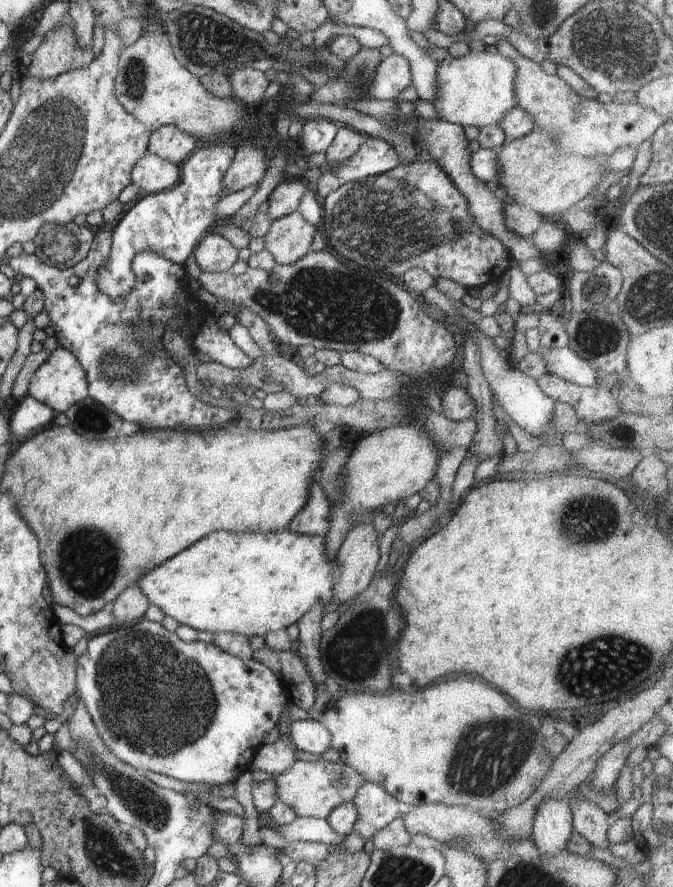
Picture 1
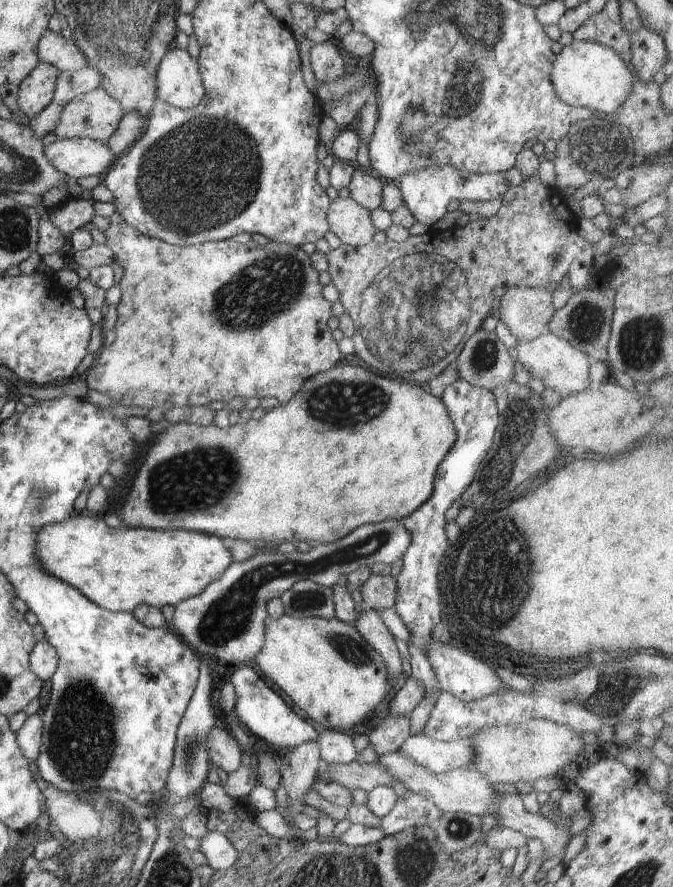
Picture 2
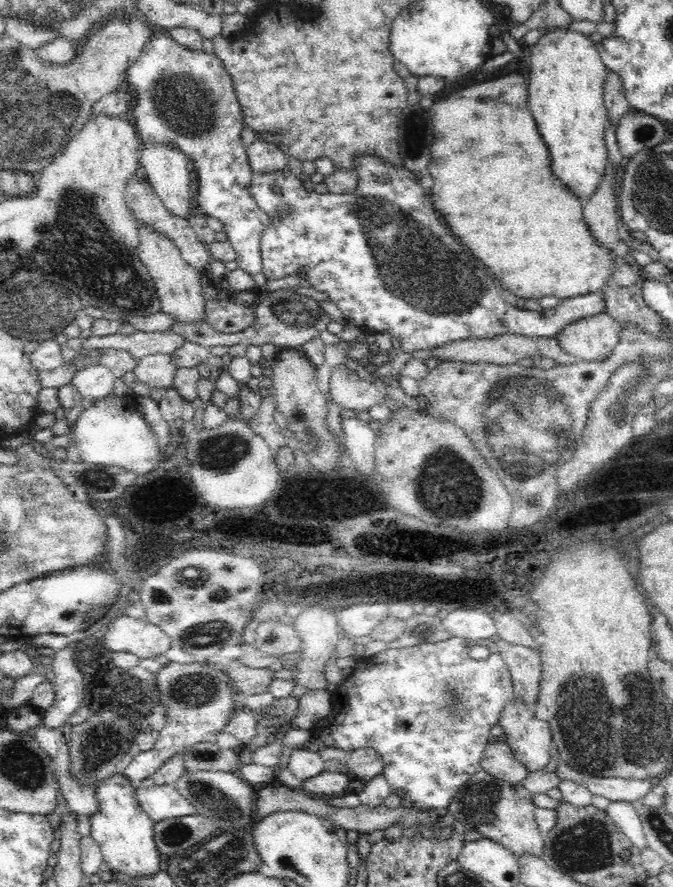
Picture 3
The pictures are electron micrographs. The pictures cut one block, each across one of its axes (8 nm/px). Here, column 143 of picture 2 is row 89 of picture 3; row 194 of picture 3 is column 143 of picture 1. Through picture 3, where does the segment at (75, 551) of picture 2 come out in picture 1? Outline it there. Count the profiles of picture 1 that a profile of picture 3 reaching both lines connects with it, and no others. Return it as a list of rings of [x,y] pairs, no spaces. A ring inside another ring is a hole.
[[[282,530],[270,533],[212,532],[184,552],[146,572],[136,586],[157,606],[170,624],[187,626],[195,632],[237,633],[242,636],[263,636],[275,630],[298,625],[300,618],[318,602],[329,600],[331,591],[340,580],[337,560],[326,554],[325,536]]]

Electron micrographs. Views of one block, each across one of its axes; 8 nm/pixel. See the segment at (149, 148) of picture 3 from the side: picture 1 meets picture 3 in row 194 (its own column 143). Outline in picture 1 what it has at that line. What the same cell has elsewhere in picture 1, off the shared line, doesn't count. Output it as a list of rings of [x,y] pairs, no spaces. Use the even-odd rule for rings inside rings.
[[[147,153],[140,158],[131,173],[131,183],[148,195],[164,193],[180,182],[180,167],[160,156]]]

